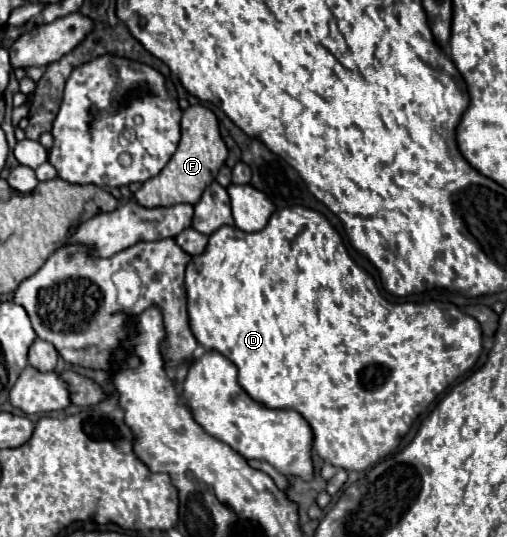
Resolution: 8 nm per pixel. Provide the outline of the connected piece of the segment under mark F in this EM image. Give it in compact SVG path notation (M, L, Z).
M202 104L190 106L182 114L182 140L178 144L178 150L172 154L170 162L162 168L162 172L158 176L146 180L134 196L146 208L174 206L174 204L182 204L182 202L196 204L200 200L202 192L206 190L206 186L210 186L214 182L226 156L228 156L228 150L220 136L218 120L216 120L214 112Z

